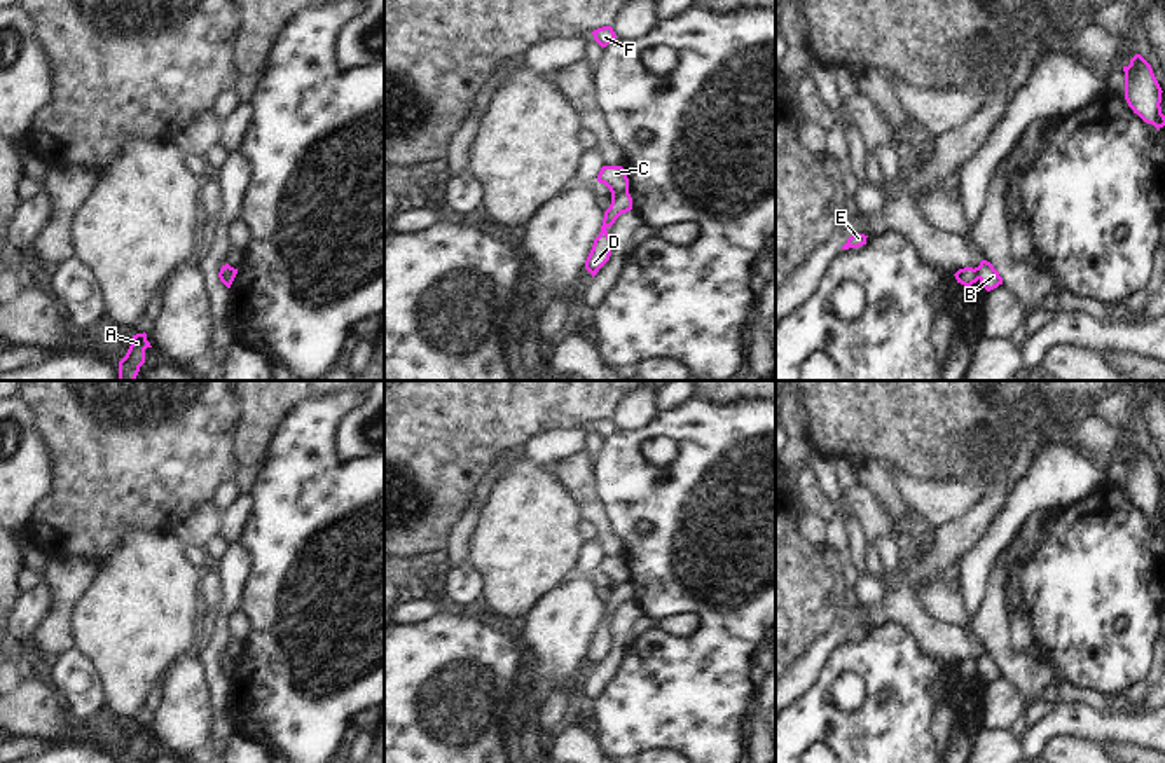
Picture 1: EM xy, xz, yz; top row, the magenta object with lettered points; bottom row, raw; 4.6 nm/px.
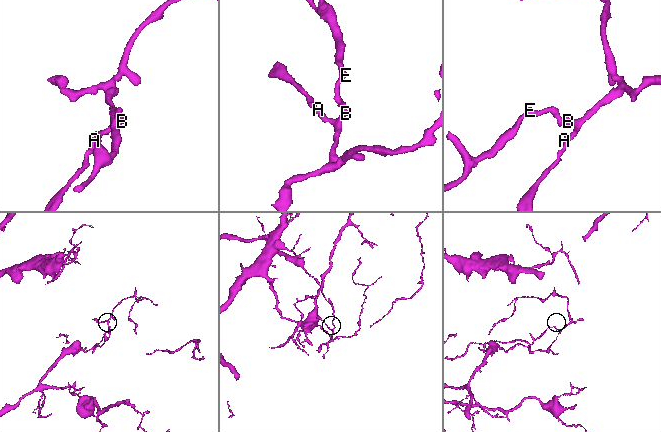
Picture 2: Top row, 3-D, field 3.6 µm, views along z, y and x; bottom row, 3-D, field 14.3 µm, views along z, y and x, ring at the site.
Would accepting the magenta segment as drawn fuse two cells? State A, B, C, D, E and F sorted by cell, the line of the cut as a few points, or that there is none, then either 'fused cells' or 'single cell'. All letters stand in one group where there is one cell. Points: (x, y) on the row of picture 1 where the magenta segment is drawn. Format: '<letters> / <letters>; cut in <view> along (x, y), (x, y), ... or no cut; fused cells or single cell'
A B D / C E F; cut in xz along (627, 189), (612, 196); fused cells

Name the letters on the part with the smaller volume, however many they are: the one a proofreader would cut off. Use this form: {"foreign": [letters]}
{"foreign": ["A", "B", "D"]}

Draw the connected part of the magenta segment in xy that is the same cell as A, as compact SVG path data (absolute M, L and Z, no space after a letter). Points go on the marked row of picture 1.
M136 333L131 339L131 346L126 356L119 361L119 381L134 381L140 367L145 363L145 349L152 347L147 340L147 333Z

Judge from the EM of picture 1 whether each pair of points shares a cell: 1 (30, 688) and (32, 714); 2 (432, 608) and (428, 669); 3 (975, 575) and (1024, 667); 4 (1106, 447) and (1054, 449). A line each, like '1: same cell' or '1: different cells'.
1: same cell
2: different cells
3: different cells
4: different cells

